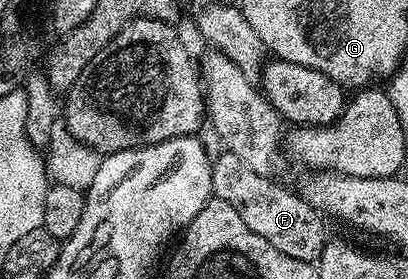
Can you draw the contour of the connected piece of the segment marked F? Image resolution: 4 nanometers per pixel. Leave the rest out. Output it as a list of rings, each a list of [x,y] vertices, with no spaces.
[[[222,152],[210,163],[212,172],[213,197],[224,200],[240,212],[240,220],[256,232],[256,236],[264,236],[272,248],[280,248],[284,256],[296,256],[296,260],[317,263],[322,257],[322,250],[326,247],[328,235],[322,227],[323,215],[315,210],[301,193],[285,190],[277,186],[273,177],[252,172],[236,157],[235,154]]]

